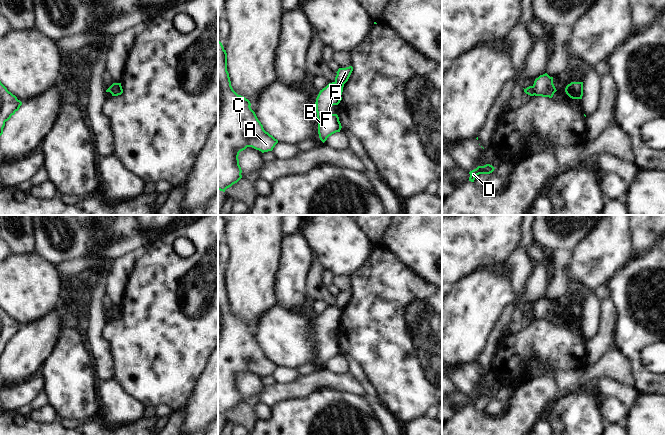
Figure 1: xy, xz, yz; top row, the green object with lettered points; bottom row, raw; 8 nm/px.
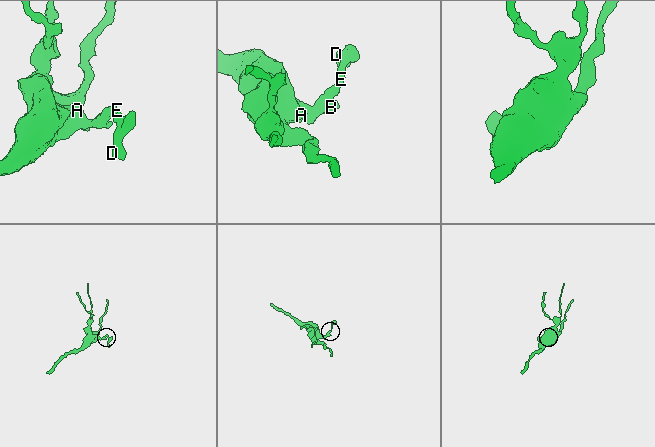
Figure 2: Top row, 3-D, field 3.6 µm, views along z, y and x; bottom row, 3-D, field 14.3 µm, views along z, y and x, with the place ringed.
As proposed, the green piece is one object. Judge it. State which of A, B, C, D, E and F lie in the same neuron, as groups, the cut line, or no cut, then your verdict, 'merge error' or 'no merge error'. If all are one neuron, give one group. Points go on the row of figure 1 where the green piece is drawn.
A B C F / D E | xz (335, 81), (343, 85) | merge error

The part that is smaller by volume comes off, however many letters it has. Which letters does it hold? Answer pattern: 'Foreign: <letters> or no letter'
Foreign: D, E

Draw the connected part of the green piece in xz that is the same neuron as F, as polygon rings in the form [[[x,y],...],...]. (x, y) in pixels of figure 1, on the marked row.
[[[336,82],[329,83],[320,90],[316,98],[316,112],[318,119],[318,134],[320,140],[324,143],[329,136],[340,132],[342,126],[337,114],[332,114],[330,108],[338,105],[342,100],[344,85]]]

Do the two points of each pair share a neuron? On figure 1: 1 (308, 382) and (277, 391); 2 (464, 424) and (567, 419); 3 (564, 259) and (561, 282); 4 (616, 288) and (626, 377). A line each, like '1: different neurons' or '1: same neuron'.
1: same neuron
2: different neurons
3: same neuron
4: different neurons

